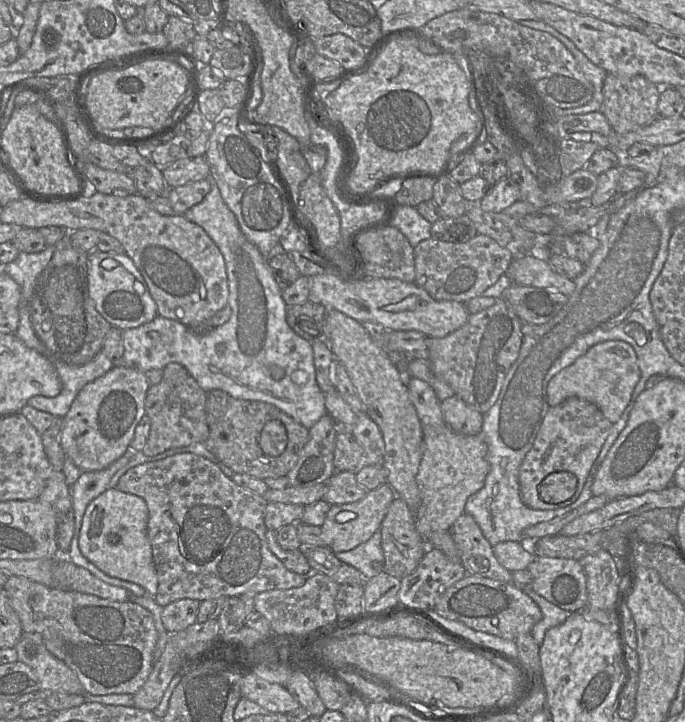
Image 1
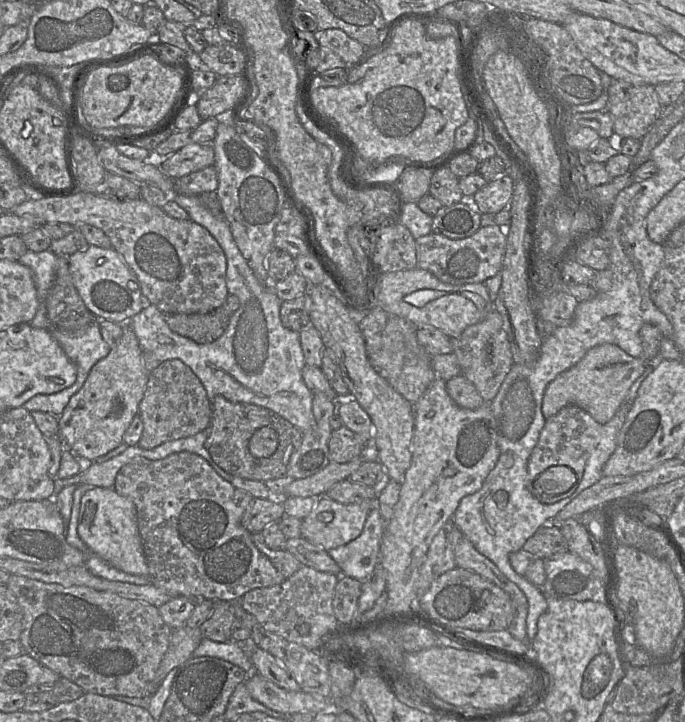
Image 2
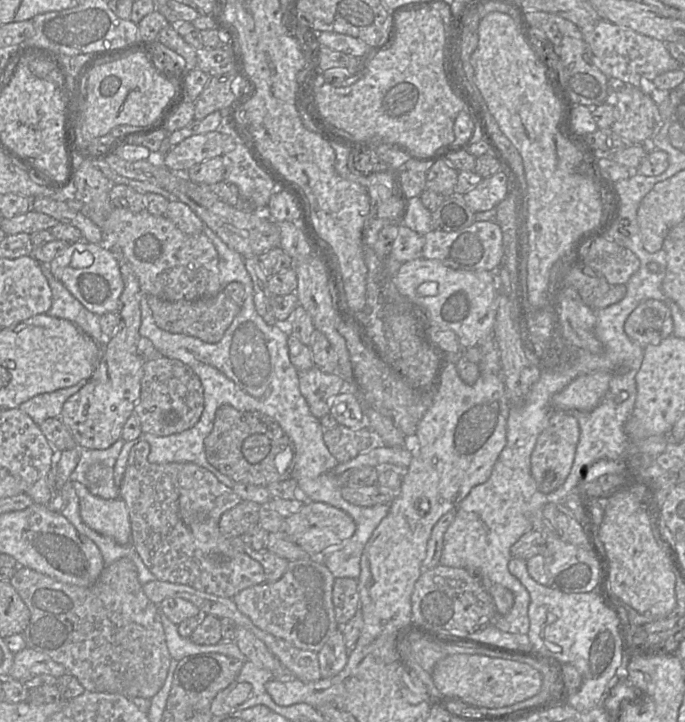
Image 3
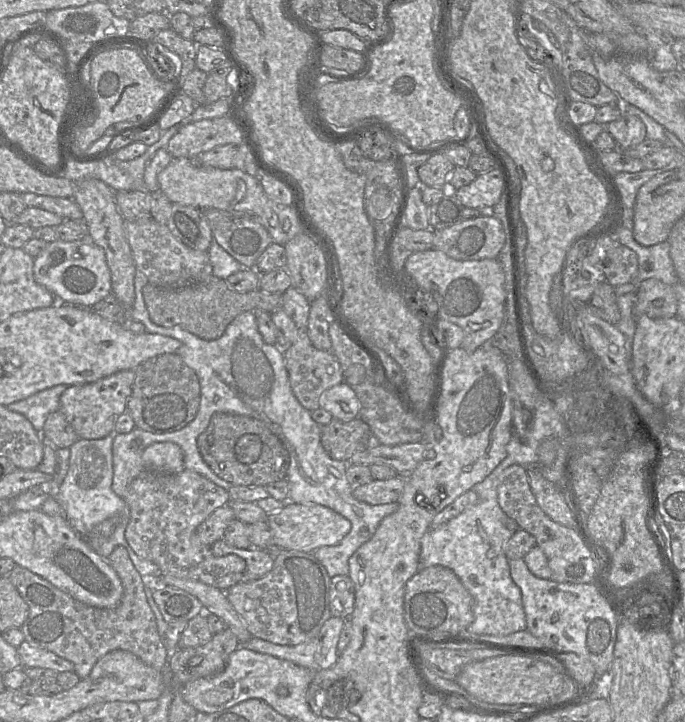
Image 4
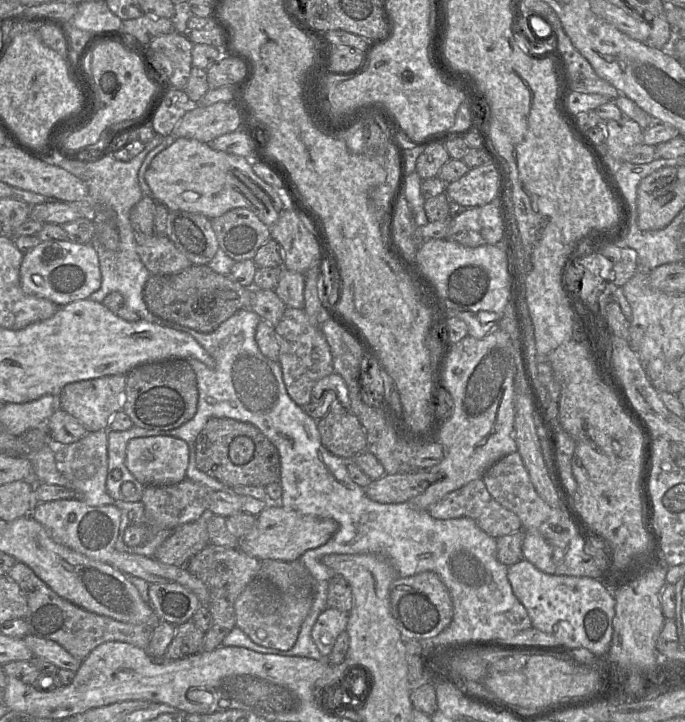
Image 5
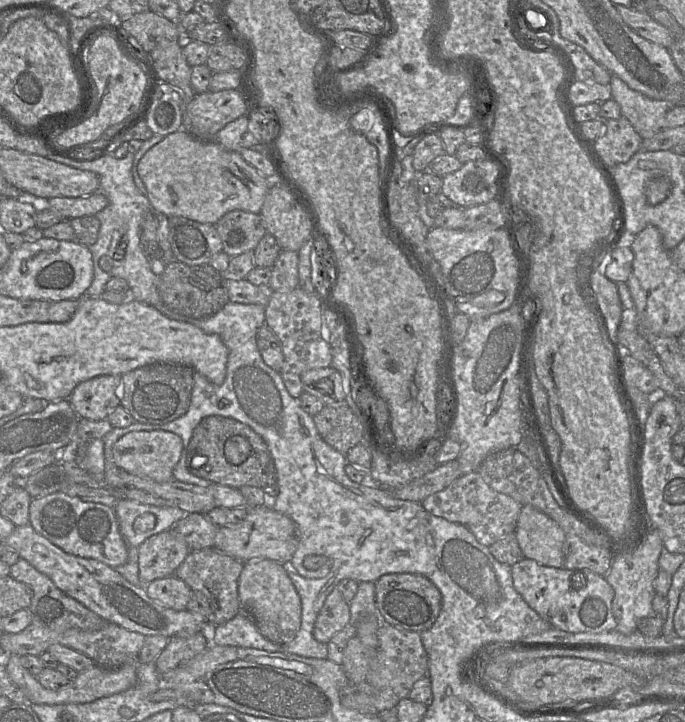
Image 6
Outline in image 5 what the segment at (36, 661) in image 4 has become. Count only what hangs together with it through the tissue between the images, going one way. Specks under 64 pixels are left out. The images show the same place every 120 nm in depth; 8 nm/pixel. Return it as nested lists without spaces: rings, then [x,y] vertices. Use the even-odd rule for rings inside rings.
[[[28,634],[24,640],[34,656],[43,658],[59,668],[68,669],[76,673],[82,664],[82,660],[75,658],[53,640],[39,638],[33,634]]]

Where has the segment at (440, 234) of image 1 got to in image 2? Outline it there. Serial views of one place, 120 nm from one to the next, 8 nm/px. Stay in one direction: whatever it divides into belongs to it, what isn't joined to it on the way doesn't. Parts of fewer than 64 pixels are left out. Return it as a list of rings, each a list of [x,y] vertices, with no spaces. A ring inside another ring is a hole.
[[[464,197],[451,206],[443,206],[433,217],[432,233],[441,234],[450,239],[463,239],[475,234],[481,227],[481,214],[476,210],[473,197]]]

